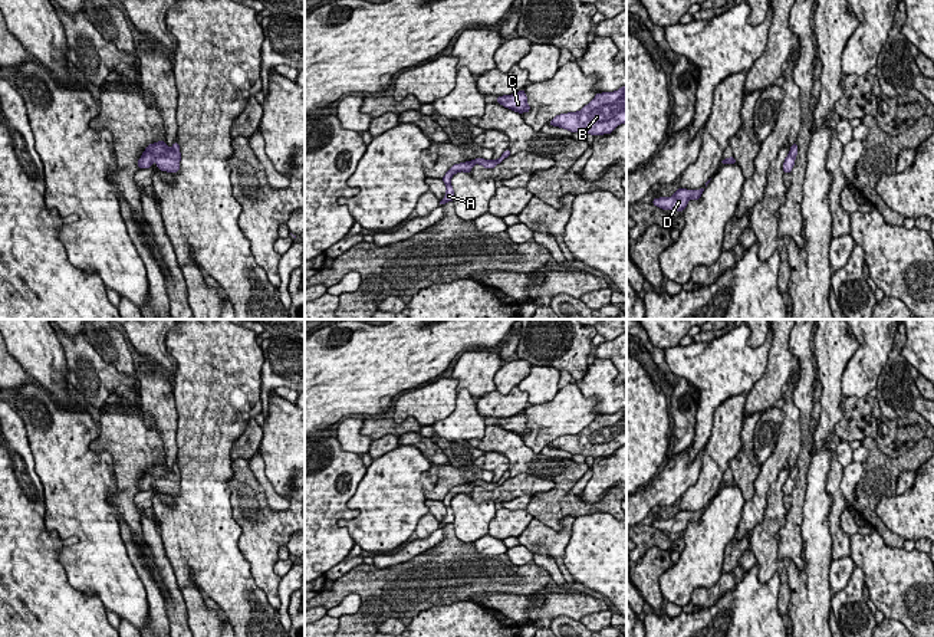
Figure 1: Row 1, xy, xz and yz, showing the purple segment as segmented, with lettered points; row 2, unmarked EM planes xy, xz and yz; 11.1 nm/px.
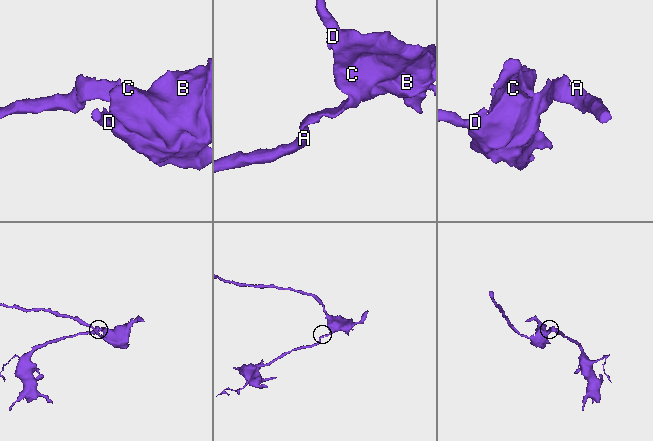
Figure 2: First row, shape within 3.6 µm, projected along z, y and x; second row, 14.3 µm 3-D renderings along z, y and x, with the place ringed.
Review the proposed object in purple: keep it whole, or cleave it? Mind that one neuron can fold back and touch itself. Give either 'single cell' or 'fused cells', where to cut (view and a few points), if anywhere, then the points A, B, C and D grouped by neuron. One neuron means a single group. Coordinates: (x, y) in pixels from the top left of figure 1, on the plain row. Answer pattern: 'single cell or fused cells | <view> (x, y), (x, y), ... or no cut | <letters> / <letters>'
single cell | no cut | A B C D

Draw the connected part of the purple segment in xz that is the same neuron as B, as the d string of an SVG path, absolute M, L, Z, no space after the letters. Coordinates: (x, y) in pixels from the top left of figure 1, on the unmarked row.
M626 407L615 414L596 416L595 420L578 434L556 437L550 447L570 454L604 457L626 444Z

